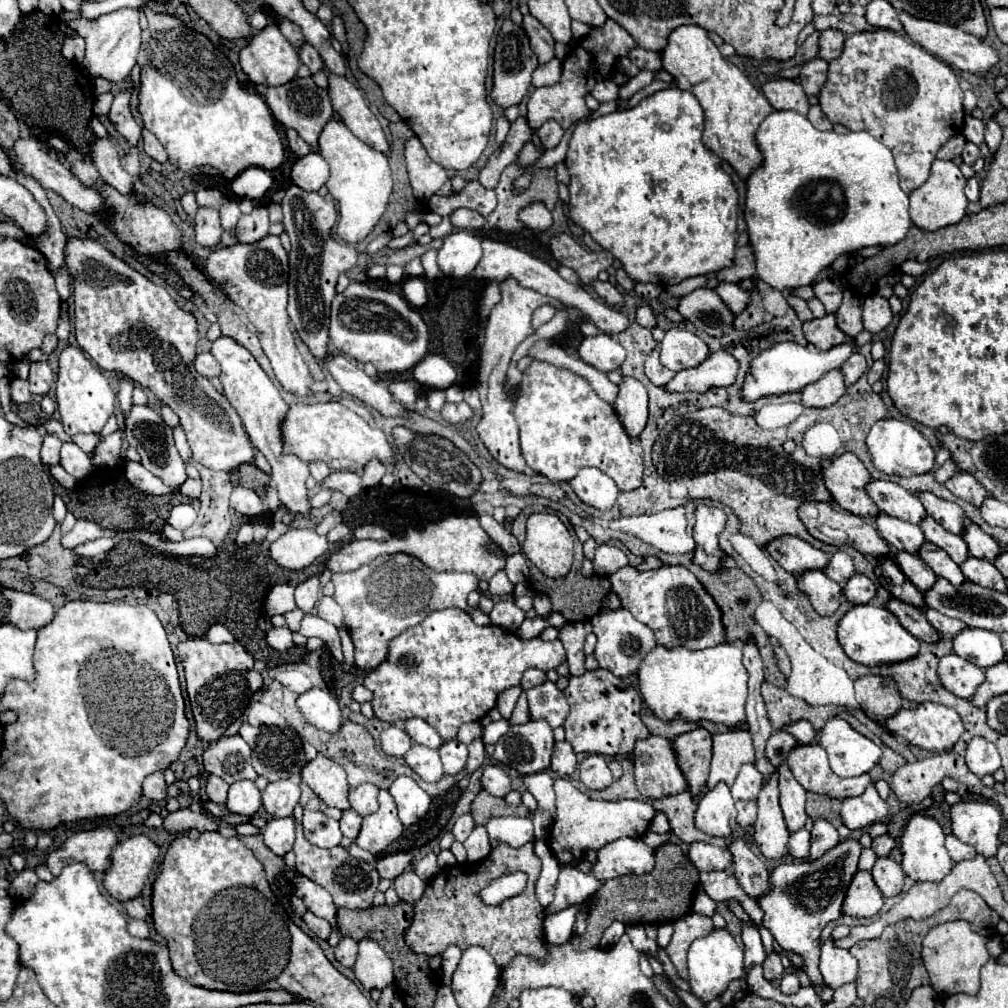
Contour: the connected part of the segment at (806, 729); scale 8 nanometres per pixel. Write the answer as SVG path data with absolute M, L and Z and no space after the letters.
M800 720L798 724L792 724L792 726L784 728L784 730L788 730L790 734L794 734L802 744L810 744L812 740L816 740L816 732L814 732L814 728L810 728L810 724L804 722L804 720Z

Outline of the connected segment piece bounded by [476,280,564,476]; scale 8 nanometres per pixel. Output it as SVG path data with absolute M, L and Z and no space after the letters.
M502 280L498 282L500 292L502 292L502 300L494 306L490 318L488 318L488 326L486 326L486 340L482 346L482 354L480 354L480 372L478 372L478 392L480 392L480 400L482 400L482 420L476 426L480 440L484 442L484 446L488 448L488 452L492 454L494 460L498 460L502 466L528 474L532 476L534 470L526 464L522 452L520 452L520 442L518 442L518 424L514 420L514 400L508 396L506 392L506 370L510 366L510 358L516 350L516 346L534 334L532 328L532 312L542 306L542 304L558 304L558 308L564 308L560 302L542 296L530 288L520 288L520 284L516 284L516 280Z

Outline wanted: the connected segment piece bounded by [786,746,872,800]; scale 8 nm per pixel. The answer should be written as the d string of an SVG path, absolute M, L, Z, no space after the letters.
M796 746L790 754L786 764L790 766L794 778L814 794L826 794L828 798L852 798L860 796L864 788L872 782L870 774L854 776L854 778L840 778L830 770L826 752L822 746Z

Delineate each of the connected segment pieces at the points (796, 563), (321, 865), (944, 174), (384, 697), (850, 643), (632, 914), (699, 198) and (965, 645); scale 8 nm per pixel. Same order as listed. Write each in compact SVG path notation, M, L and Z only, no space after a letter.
M778 536L766 544L768 554L790 574L802 574L806 570L822 570L828 564L828 556L796 536Z
M296 822L294 854L296 854L296 870L302 876L308 876L312 882L320 884L322 888L326 888L332 894L334 904L338 908L362 908L362 910L366 910L366 908L372 906L372 898L374 898L376 886L380 882L380 876L378 876L374 864L352 858L346 852L346 848L342 848L342 846L318 848L318 846L310 844L302 834L302 824L300 822Z
M934 160L930 178L910 194L910 218L920 230L938 230L950 224L958 224L966 216L968 200L964 196L966 178L960 168L950 160Z
M446 608L436 610L428 614L420 624L404 630L400 636L392 638L388 642L388 654L380 662L376 670L366 674L364 686L374 694L372 706L374 714L382 722L398 722L408 718L422 718L430 726L436 728L436 732L444 740L454 740L460 724L476 722L484 714L488 714L496 706L496 698L506 688L518 686L522 680L522 674L528 668L540 668L540 670L554 670L558 664L566 660L564 648L560 640L544 642L542 638L524 640L514 632L508 632L500 626L476 626L468 612L460 608Z
M860 604L852 606L838 624L838 642L842 650L858 664L878 666L878 664L892 664L902 662L918 654L920 642L902 628L894 614L890 614L884 606L874 604Z
M666 842L656 848L656 866L648 874L630 874L630 876L618 876L614 880L608 880L600 886L600 890L588 898L588 902L582 906L590 914L590 924L586 928L586 934L582 938L574 938L574 946L578 950L596 948L600 944L602 932L614 922L620 920L622 924L664 924L674 922L690 912L692 898L698 888L698 870L688 860L688 856L680 850L678 844Z
M666 88L660 92L654 92L652 96L644 98L638 106L634 108L624 108L616 110L612 114L600 116L600 118L590 118L584 122L578 122L570 148L566 154L566 166L570 170L570 218L582 226L590 236L616 260L620 260L622 268L626 270L628 278L634 282L662 282L662 284L680 284L686 278L700 276L700 274L710 274L718 272L722 268L728 268L734 264L734 250L736 250L736 220L738 220L738 192L736 186L730 178L730 174L724 172L722 160L712 154L704 144L702 144L702 130L704 130L704 112L696 100L694 94L684 92L680 88Z
M964 628L958 636L954 636L954 652L980 668L994 666L1006 656L998 634L984 632L980 628Z

